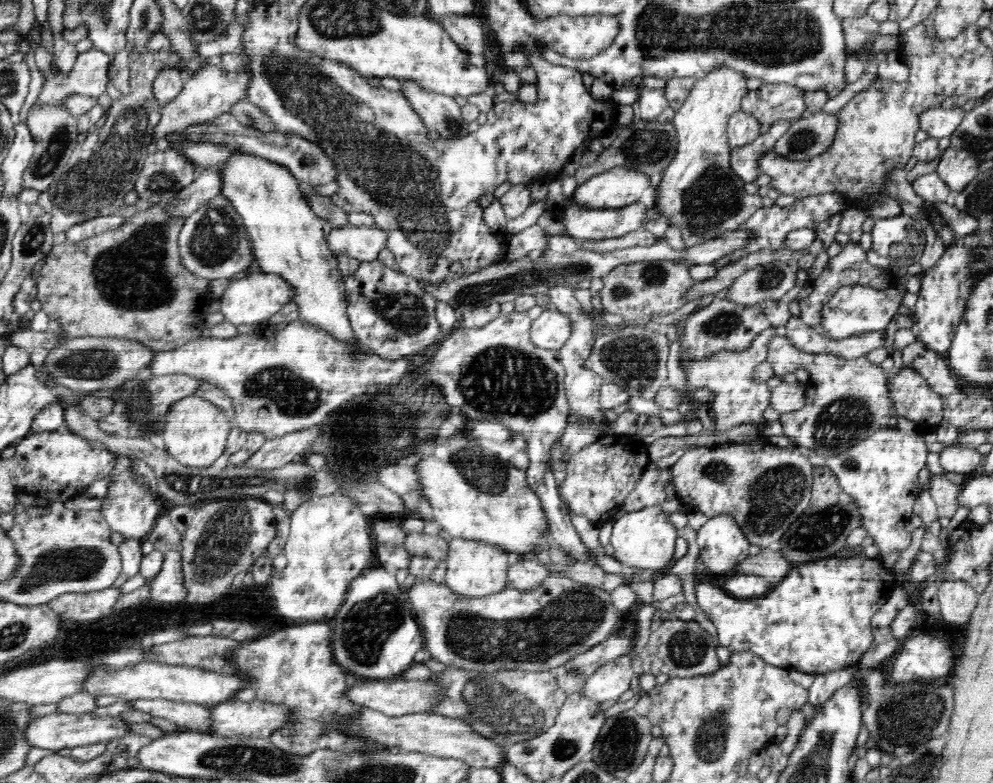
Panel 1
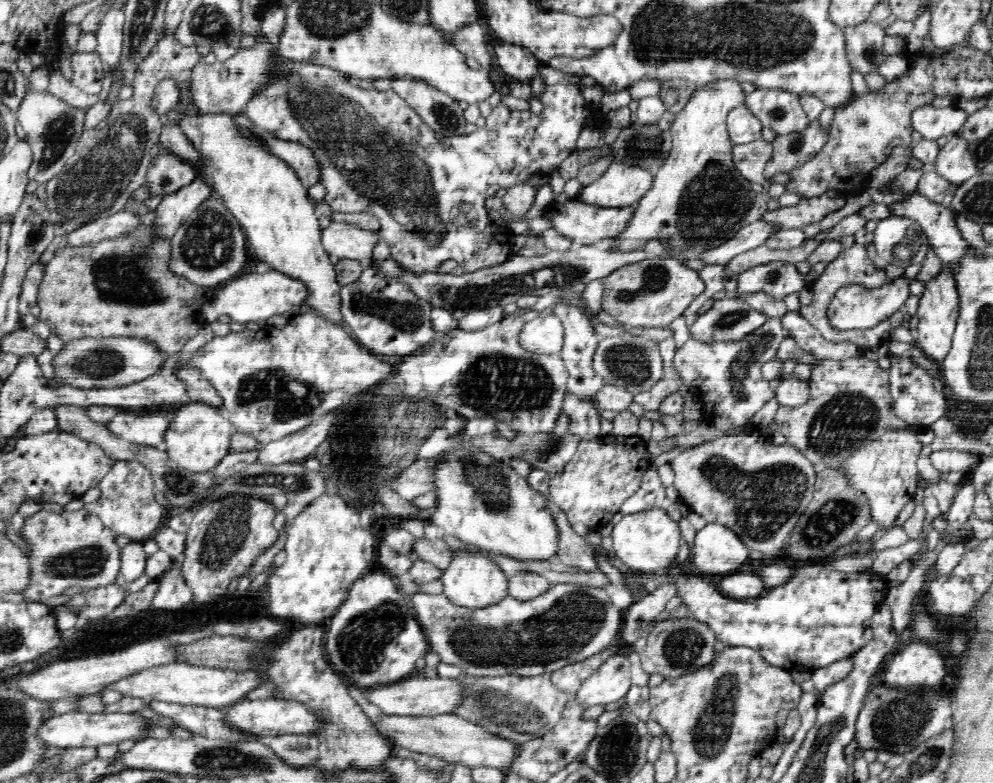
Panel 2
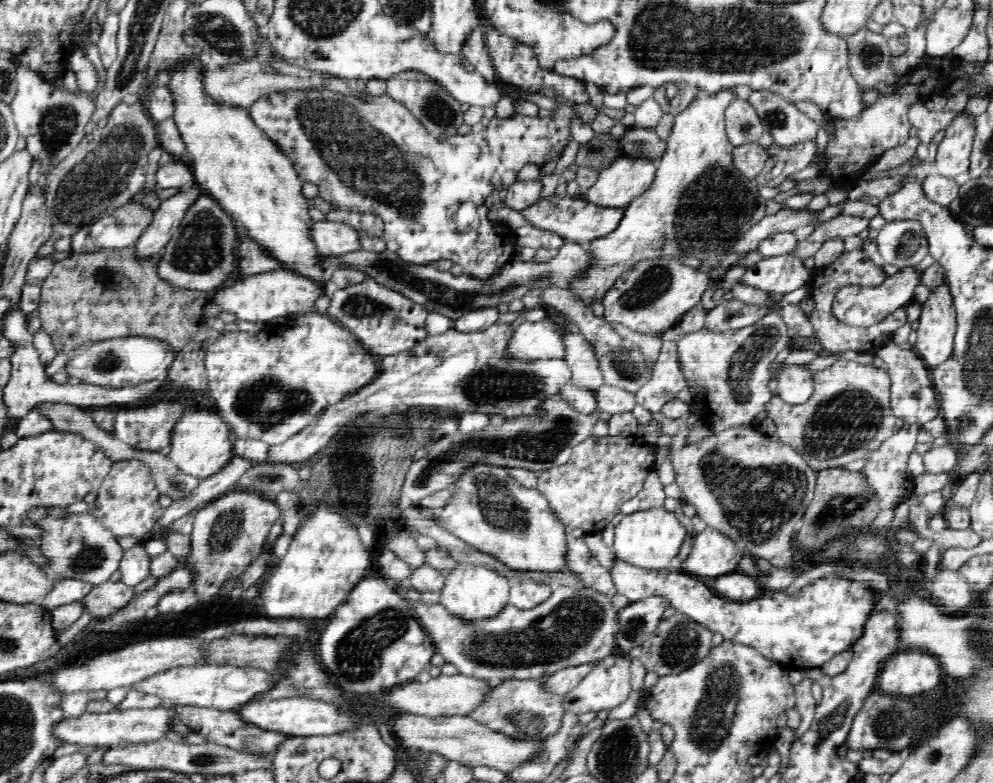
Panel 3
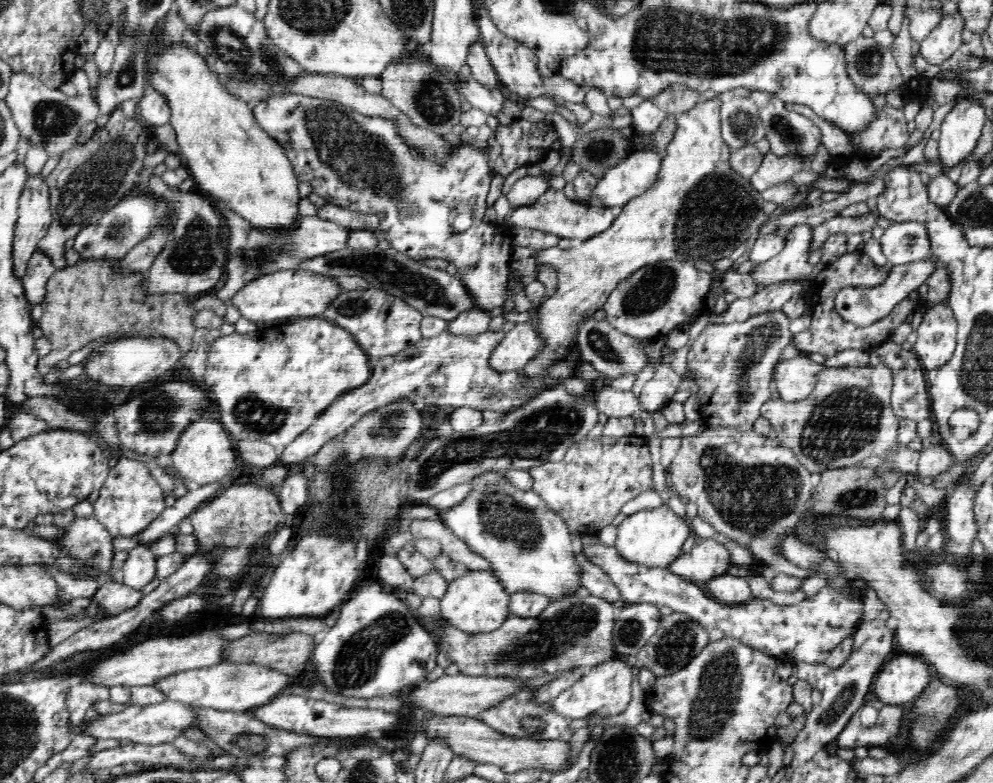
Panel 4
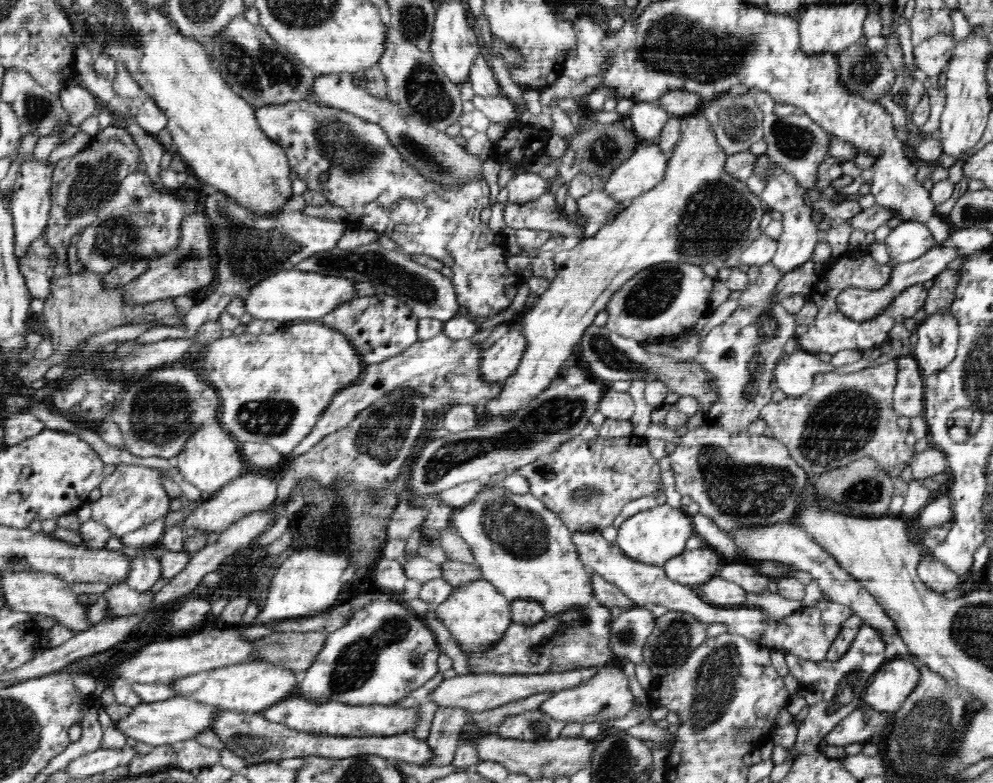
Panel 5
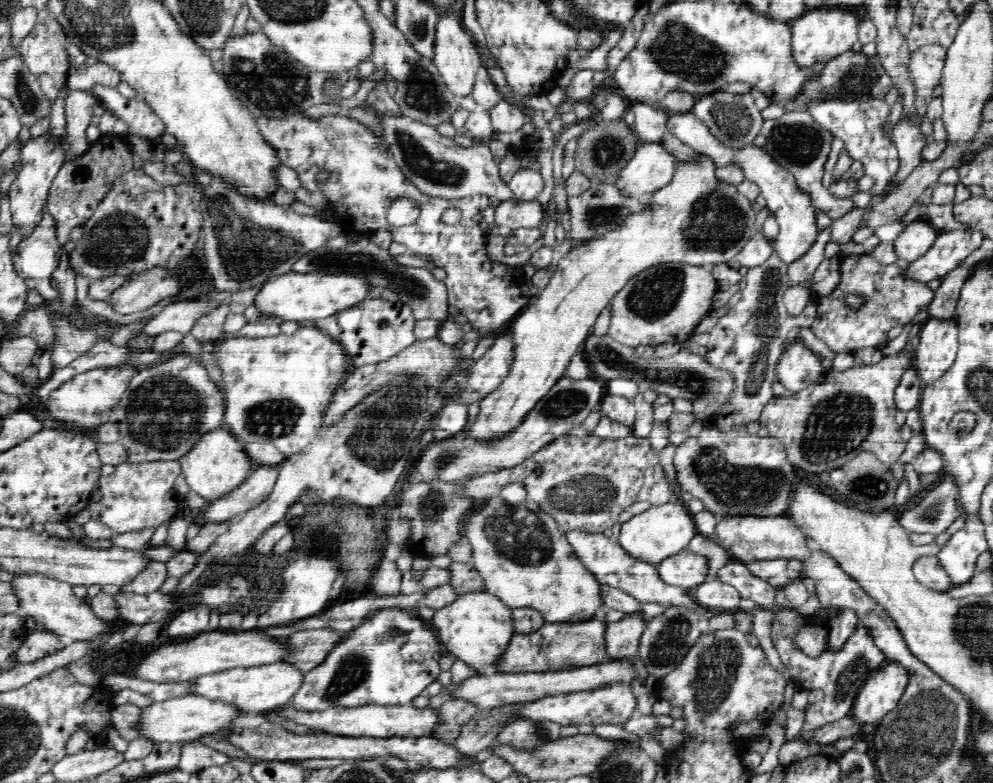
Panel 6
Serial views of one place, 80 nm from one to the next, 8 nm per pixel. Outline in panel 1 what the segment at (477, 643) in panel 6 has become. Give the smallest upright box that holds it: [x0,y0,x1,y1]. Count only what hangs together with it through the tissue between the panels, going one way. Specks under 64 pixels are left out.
[445,538,512,599]

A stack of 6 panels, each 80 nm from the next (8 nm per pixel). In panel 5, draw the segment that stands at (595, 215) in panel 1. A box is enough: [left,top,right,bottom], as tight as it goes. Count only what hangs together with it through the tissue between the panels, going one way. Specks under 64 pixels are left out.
[504,190,584,239]

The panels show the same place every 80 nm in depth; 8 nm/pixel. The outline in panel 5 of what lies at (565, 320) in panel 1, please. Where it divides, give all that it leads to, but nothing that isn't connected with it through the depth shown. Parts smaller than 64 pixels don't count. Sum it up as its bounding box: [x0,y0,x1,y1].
[481,321,526,382]

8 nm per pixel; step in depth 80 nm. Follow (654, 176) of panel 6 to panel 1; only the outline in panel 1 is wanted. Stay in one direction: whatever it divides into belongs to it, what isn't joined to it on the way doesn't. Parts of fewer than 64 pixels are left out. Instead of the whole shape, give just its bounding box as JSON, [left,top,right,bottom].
[571,166,650,209]

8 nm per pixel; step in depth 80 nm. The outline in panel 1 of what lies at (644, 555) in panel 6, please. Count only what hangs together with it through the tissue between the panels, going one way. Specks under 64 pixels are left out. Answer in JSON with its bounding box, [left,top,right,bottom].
[611,505,676,572]

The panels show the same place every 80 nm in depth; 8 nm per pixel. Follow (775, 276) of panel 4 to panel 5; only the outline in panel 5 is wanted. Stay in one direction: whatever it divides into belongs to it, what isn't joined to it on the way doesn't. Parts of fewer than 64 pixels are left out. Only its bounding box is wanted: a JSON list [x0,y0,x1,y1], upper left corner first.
[760,170,818,275]

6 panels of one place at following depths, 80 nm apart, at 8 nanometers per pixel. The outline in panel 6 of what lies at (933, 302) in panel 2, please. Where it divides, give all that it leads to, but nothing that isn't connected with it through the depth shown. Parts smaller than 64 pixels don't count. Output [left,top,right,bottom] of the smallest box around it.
[913,318,959,385]

